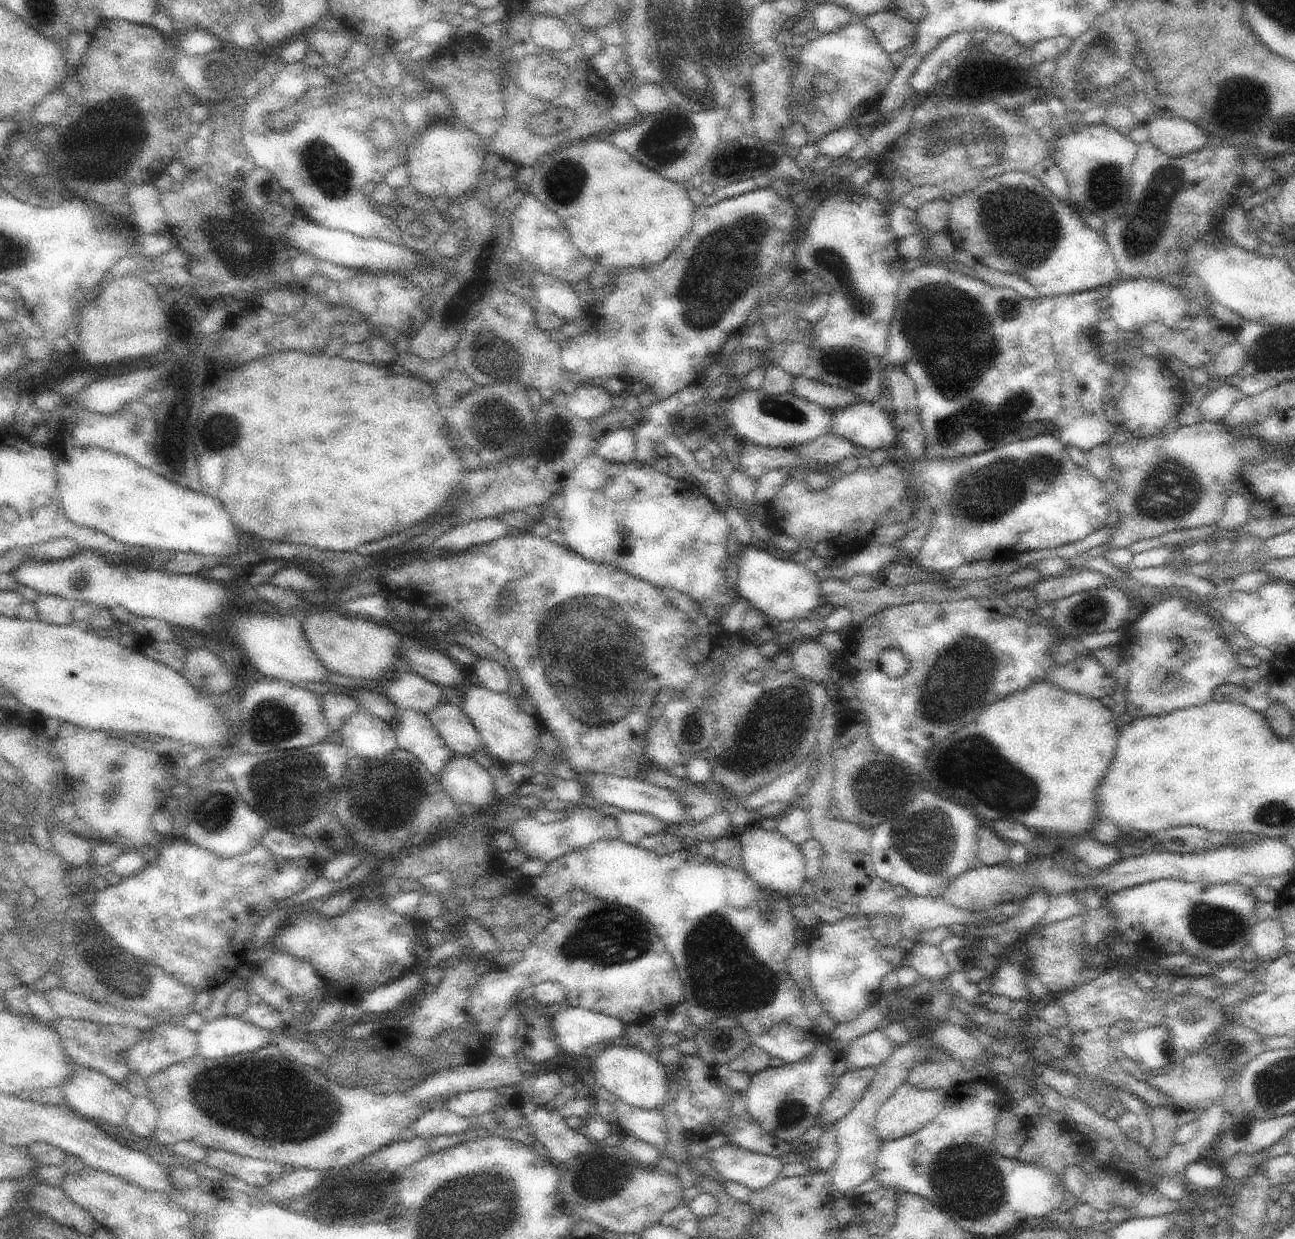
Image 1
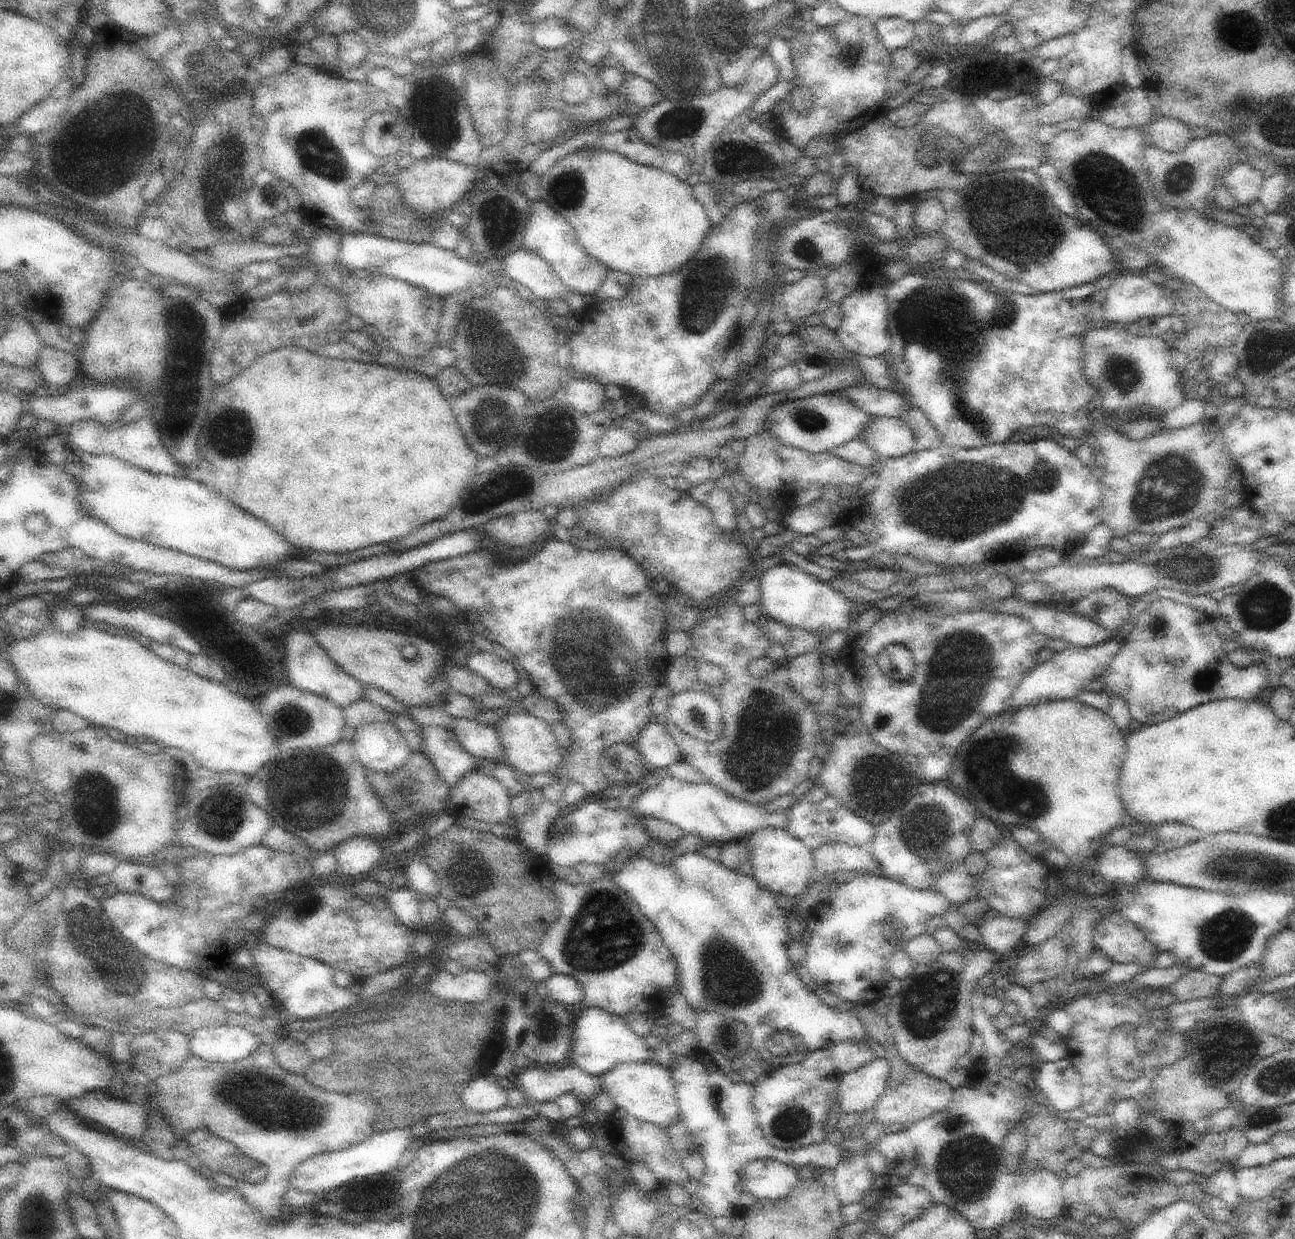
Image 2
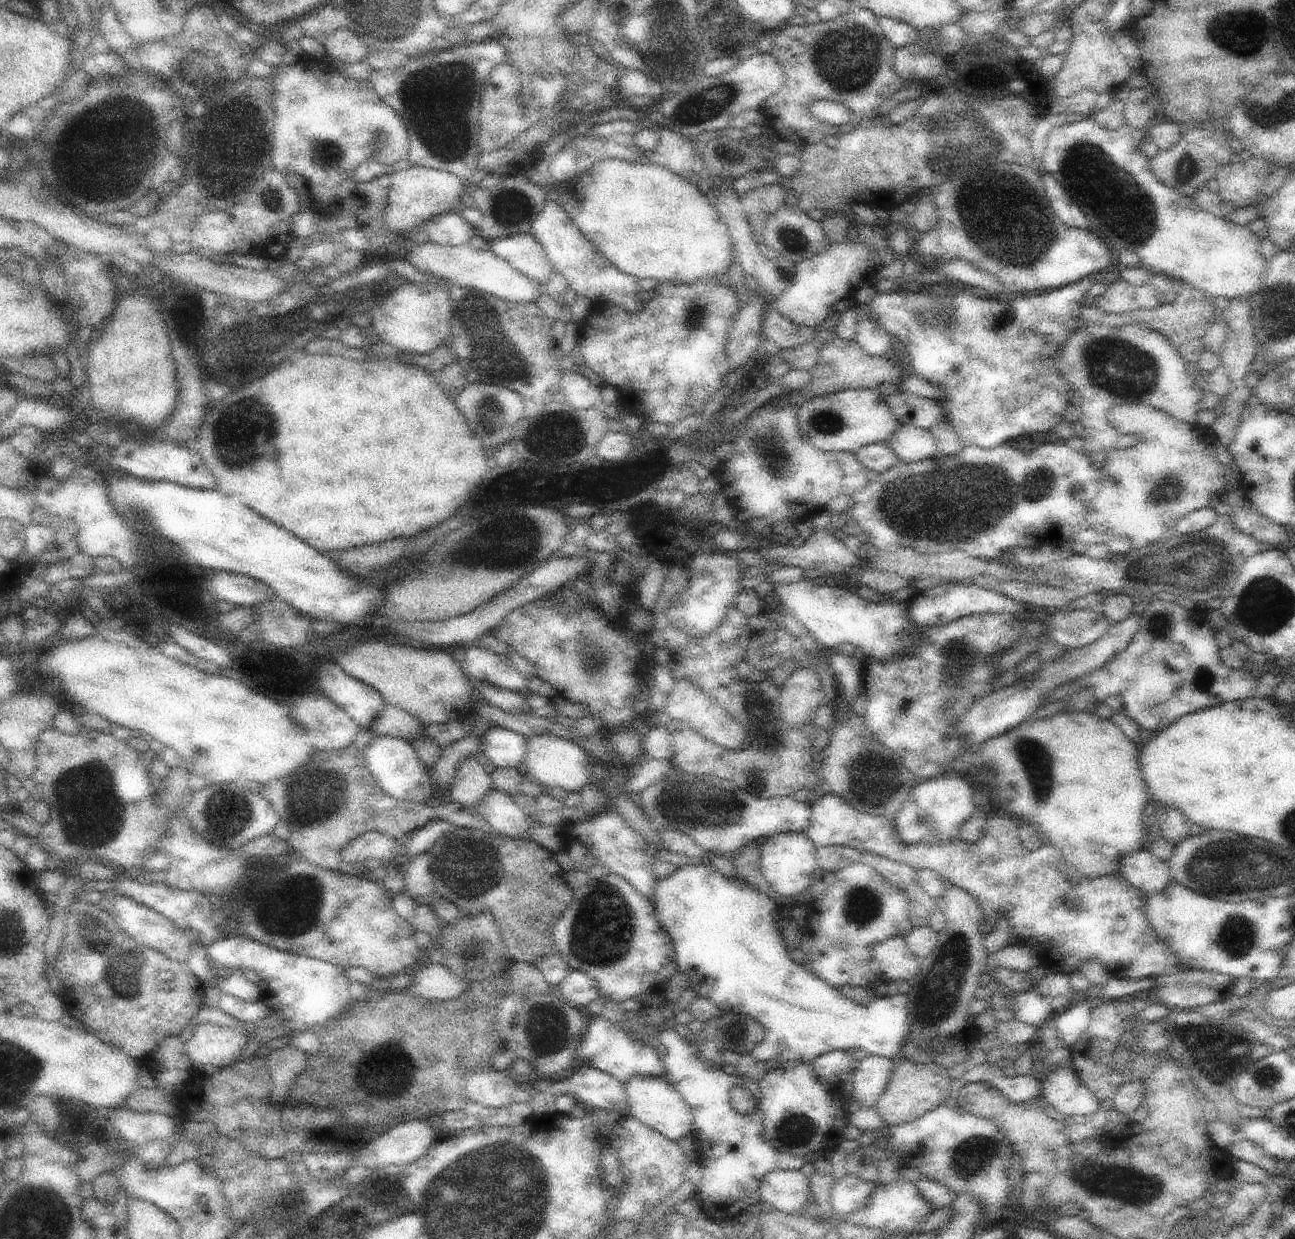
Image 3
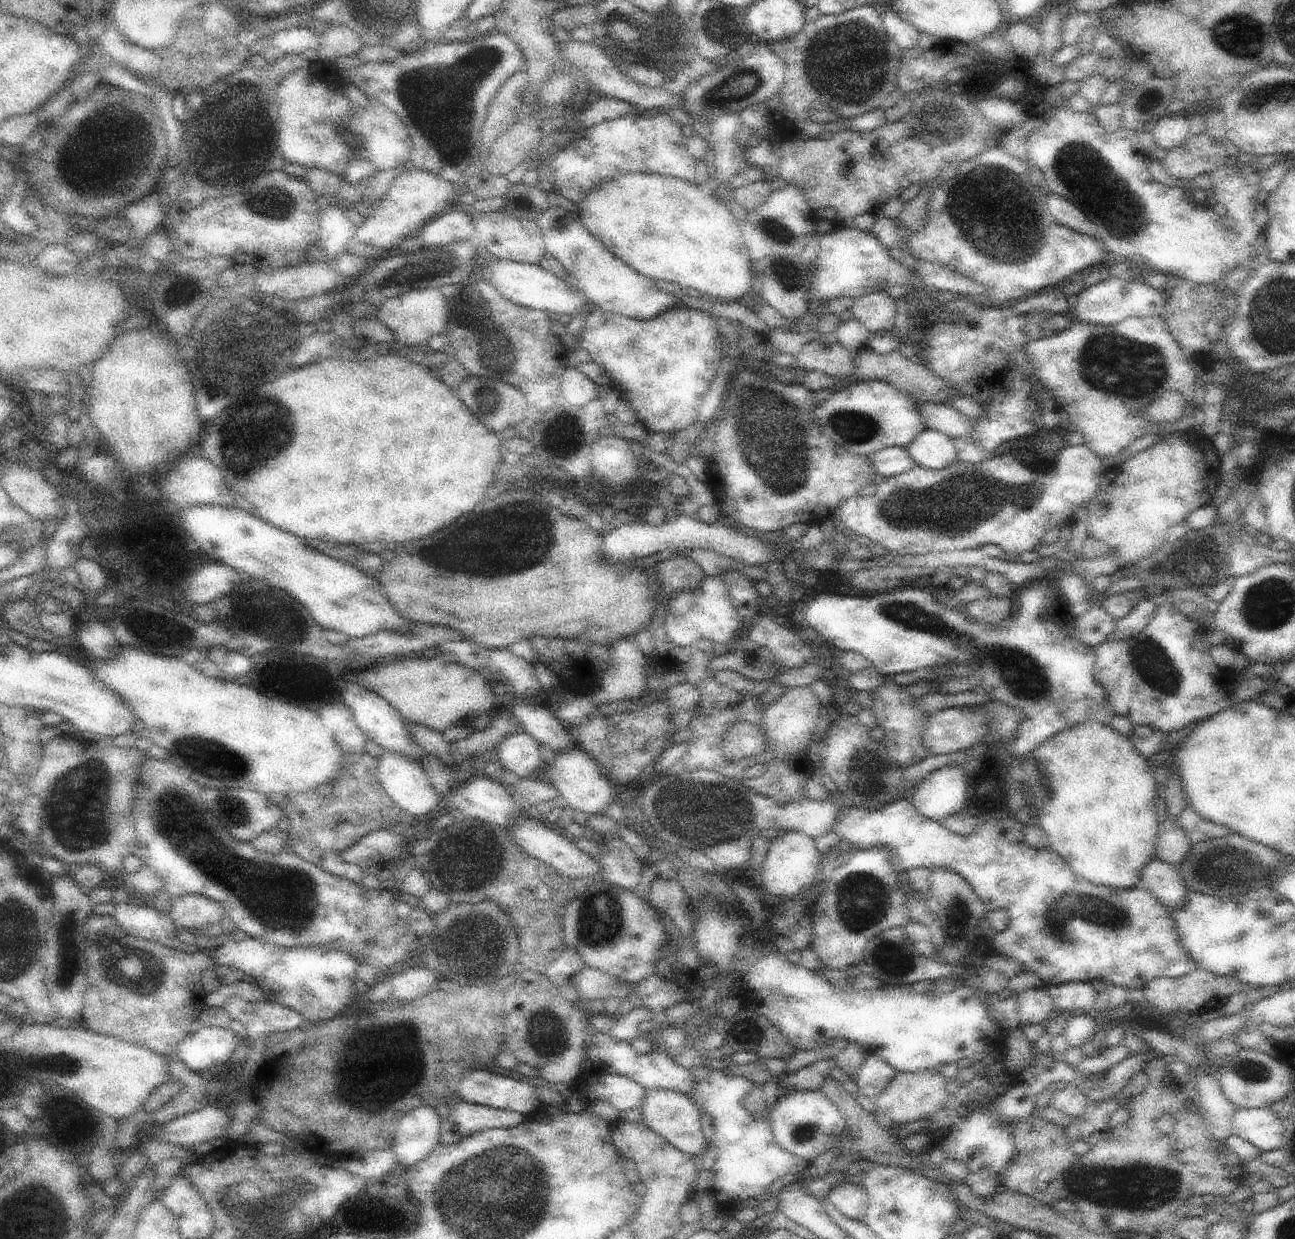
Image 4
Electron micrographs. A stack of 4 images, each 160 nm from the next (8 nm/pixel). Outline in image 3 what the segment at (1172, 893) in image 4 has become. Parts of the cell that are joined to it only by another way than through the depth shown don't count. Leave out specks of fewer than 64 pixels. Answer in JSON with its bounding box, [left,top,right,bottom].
[1118,848,1172,897]

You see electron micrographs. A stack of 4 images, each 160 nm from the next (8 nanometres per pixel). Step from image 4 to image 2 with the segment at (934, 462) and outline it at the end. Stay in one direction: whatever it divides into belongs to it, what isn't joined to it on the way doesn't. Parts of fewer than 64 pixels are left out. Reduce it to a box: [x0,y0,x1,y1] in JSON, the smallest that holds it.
[860,416,918,460]

